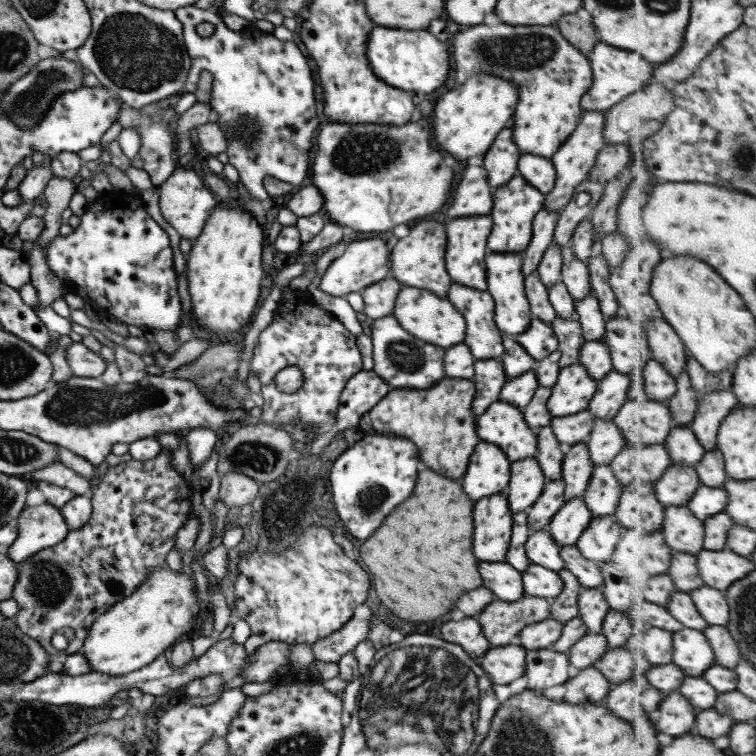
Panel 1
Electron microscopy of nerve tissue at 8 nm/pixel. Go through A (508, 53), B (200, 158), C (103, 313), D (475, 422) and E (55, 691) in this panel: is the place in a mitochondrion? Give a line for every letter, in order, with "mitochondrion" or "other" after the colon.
A: mitochondrion
B: other
C: other
D: other
E: other

